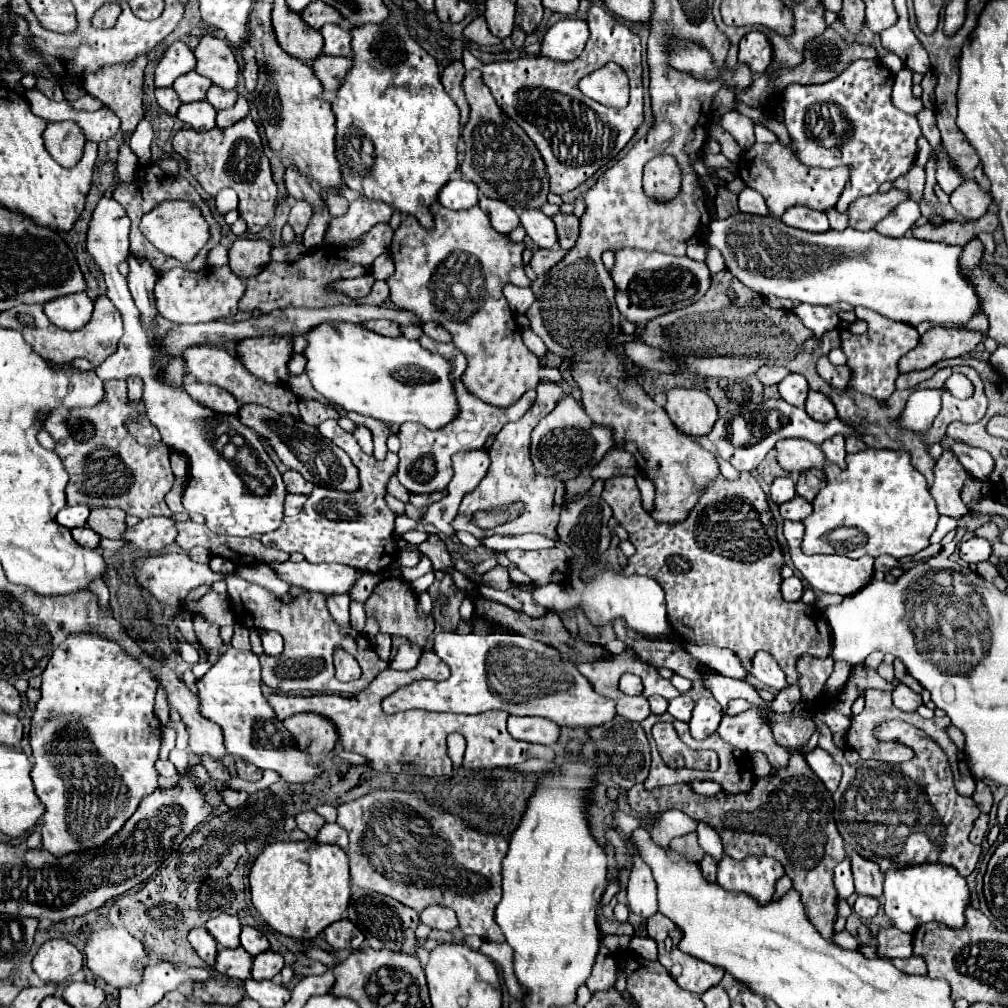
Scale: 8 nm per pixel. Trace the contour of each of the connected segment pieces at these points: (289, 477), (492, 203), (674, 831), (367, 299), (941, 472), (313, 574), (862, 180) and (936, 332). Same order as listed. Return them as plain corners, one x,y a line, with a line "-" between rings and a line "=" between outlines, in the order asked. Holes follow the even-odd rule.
296,470
284,472
284,484
286,484
286,490
292,492
292,494
310,494
312,488
314,488
314,484
304,480
302,474
296,472
=
482,196
480,198
480,208
486,212
492,226
502,234
510,234
520,224
518,214
508,204
504,204
500,200
492,200
492,198
=
668,810
668,812
664,812
664,814
658,816
656,826
644,826
644,828
652,834
652,838
656,840
656,844
660,844
660,846
666,848
674,836
682,836
682,834
694,832
696,824
698,822
694,822
684,812
680,812
680,810
=
376,280
376,282
374,282
374,286
372,286
372,290
370,290
370,294
368,294
368,296
364,296
364,298
358,298
358,300
362,300
364,304
380,306
387,297
389,297
388,284
386,284
384,280
=
944,452
936,466
934,466
934,482
930,486
930,494
938,504
938,512
944,516
952,516
952,518
962,518
964,514
968,514
968,508
964,506
960,492
964,488
964,482
970,480
972,474
964,472
964,468
960,468
960,462
950,456
950,452
=
266,562
282,580
290,580
292,586
300,586
304,590
312,590
312,592
324,592
324,594
346,594
352,584
356,582
356,576
360,576
360,572
356,572
354,568
348,568
344,564
310,564
310,562
=
856,60
840,76
830,82
800,86
790,84
784,92
784,124
790,134
790,148
796,152
802,164
810,168
836,168
852,164
850,188
844,188
836,202
838,212
846,212
848,204
858,196
872,196
878,192
880,184
894,182
896,178
910,172
916,158
916,140
920,136
920,126
916,116
898,110
892,104
892,84
894,74
880,60
-
834,102
842,108
844,116
850,120
852,138
840,148
824,148
806,136
804,116
812,104
=
932,328
922,338
920,344
900,358
900,372
924,370
940,360
956,358
974,350
974,340
982,340
980,332
968,332
962,328

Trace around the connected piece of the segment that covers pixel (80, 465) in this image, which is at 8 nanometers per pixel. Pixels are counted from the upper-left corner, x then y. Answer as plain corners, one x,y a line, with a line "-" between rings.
108,380
108,396
104,396
104,400
96,406
96,408
54,408
46,422
44,422
44,430
50,432
50,436
54,438
56,446
54,452
60,456
66,472
70,474
70,490
66,490
68,496
68,506
76,506
76,504
84,504
88,508
122,508
126,514
130,516
138,516
138,518
150,518
150,516
170,516
170,508
164,502
166,492
170,492
172,484
174,484
174,476
170,470
170,462
168,462
168,454
170,448
160,442
156,446
142,446
138,444
124,428
124,420
134,412
134,408
144,408
142,400
140,402
132,402
128,400
126,394
126,380

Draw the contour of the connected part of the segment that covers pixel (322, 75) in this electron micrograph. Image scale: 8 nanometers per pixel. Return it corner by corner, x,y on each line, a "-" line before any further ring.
320,56
314,60
314,72
324,84
324,90
336,94
338,88
344,84
348,72
352,70
352,58
336,58
336,56

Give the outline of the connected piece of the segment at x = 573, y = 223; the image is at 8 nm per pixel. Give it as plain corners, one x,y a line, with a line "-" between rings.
556,214
552,220
556,222
560,246
566,250
574,248
580,232
580,218
576,214

